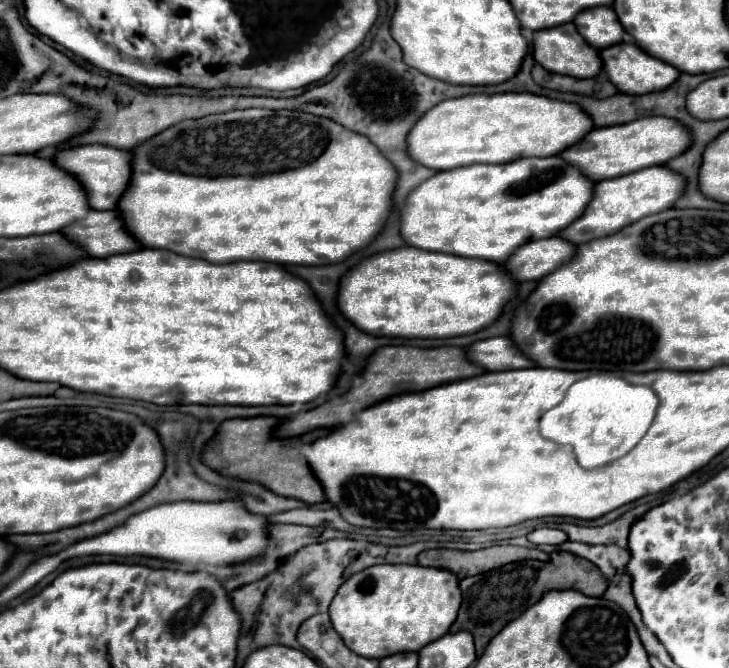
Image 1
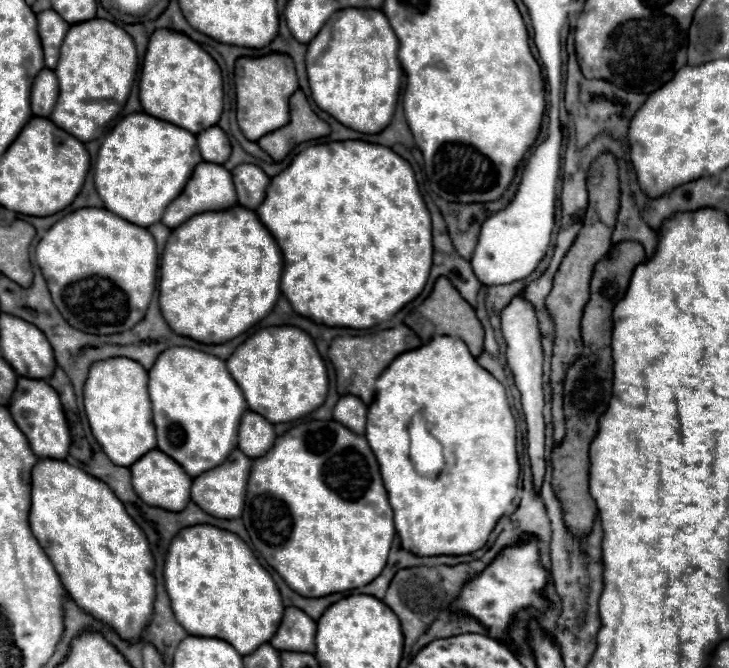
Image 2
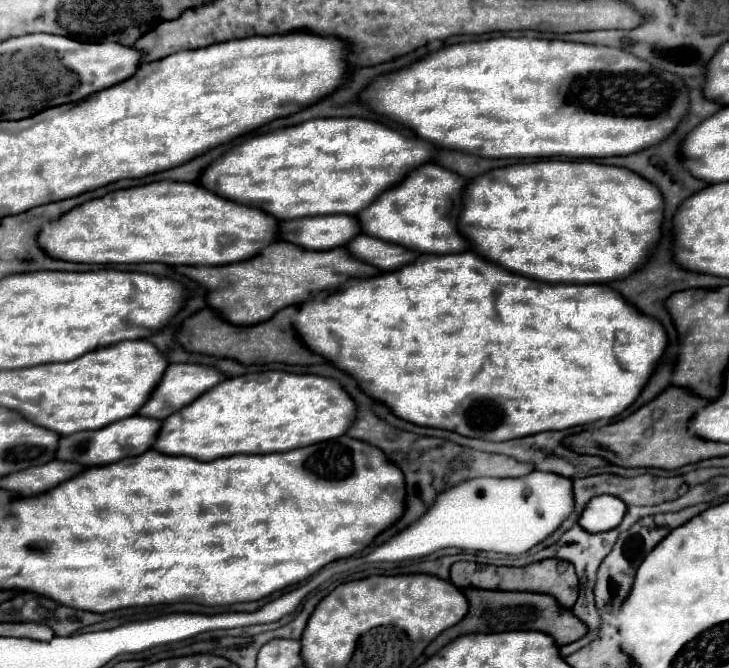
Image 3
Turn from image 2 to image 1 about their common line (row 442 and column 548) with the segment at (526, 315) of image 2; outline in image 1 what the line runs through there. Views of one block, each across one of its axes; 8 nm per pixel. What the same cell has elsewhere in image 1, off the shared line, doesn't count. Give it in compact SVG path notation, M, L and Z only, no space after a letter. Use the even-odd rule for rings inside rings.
M538 528L528 534L528 540L532 544L562 544L568 540L568 536L562 530L552 530L552 528Z

